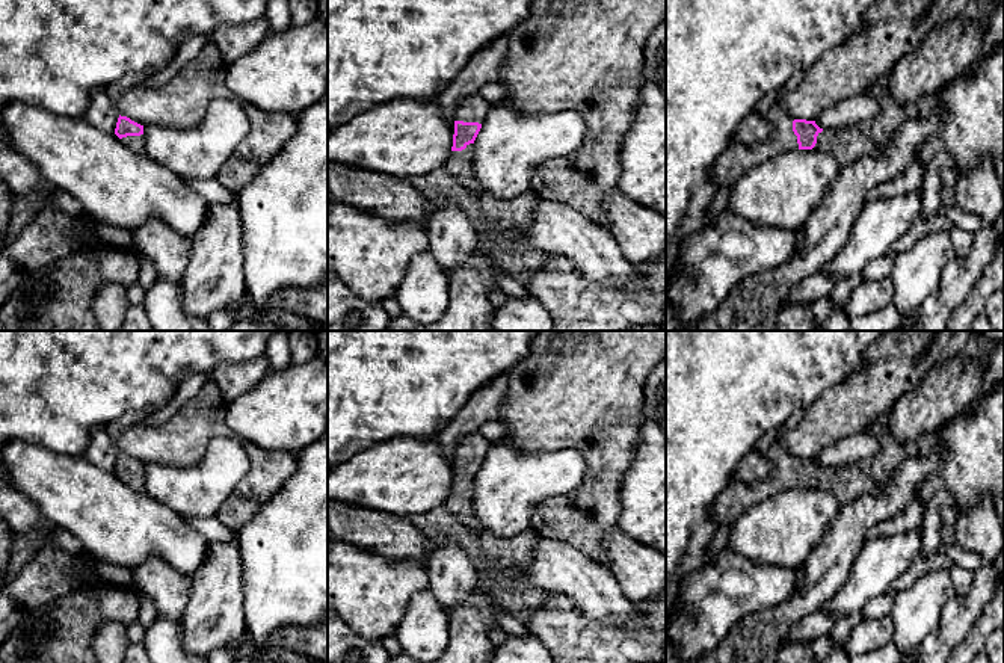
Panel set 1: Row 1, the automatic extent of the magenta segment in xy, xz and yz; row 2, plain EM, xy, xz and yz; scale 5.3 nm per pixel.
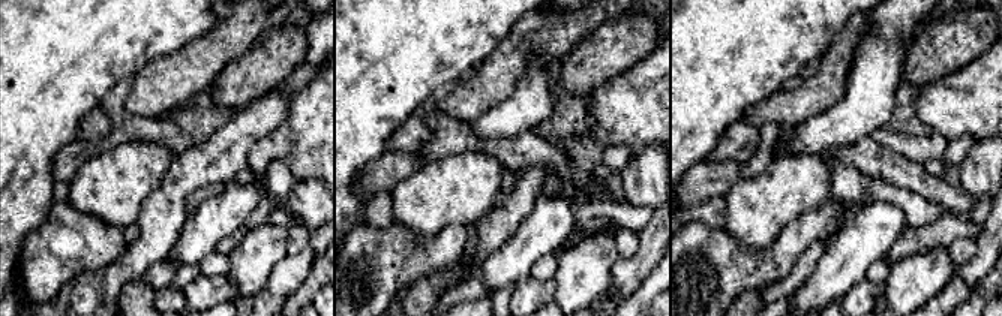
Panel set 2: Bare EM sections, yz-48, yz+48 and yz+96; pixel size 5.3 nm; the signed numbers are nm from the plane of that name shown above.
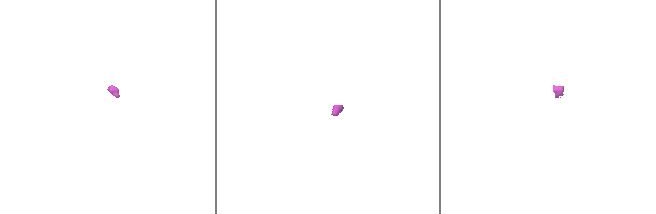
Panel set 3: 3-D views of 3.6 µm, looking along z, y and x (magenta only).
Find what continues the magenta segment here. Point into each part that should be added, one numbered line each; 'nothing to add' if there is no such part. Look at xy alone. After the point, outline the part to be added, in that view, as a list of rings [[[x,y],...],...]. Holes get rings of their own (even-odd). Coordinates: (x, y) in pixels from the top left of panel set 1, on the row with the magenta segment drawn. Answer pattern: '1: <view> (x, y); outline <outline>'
1: xy (136, 144); outline [[[145,134],[127,136],[121,139],[131,151],[145,153]]]

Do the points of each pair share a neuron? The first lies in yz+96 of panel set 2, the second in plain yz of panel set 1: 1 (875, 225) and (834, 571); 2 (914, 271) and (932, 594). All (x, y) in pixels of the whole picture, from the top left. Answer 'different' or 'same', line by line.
1: different
2: same

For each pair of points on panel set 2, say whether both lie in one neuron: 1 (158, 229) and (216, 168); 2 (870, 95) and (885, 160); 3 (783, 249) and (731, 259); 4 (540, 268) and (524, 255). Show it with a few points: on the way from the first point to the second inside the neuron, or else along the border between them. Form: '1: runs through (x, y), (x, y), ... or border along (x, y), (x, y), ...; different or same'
1: runs through (165, 211), (173, 198), (198, 172); same
2: border along (870, 134), (837, 147); different
3: runs through (770, 259), (744, 259); same
4: border along (554, 253), (543, 255), (533, 265), (530, 276); different

